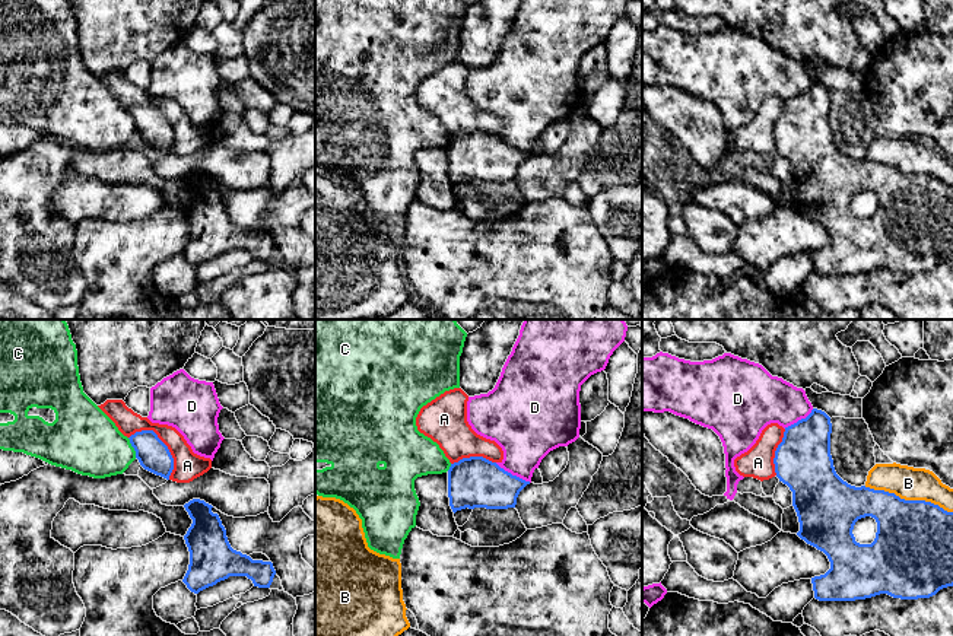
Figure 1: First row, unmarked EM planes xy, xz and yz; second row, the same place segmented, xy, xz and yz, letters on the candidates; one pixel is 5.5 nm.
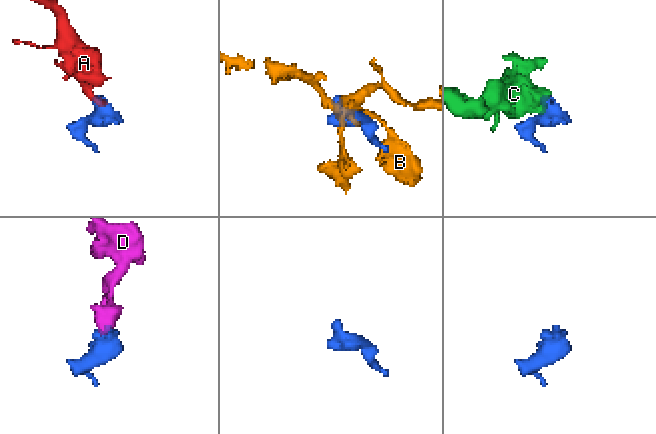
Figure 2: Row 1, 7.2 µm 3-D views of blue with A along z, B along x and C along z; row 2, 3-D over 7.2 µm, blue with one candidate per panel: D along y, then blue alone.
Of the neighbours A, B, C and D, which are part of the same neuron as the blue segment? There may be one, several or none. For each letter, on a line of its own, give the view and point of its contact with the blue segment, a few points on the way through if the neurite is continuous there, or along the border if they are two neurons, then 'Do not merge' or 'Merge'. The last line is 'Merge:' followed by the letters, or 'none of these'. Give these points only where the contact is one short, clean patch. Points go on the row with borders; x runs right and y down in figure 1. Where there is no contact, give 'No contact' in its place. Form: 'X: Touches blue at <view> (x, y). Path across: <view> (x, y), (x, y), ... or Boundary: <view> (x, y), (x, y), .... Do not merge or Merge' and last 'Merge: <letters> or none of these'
A: Touches blue at xy (165, 445). Do not merge
B: Touches blue at yz (908, 501). Do not merge
C: Touches blue at xy (133, 447). Boundary: xy (127, 438), (136, 457). Do not merge
D: Touches blue at xz (511, 474). Boundary: xz (495, 463), (530, 482). Do not merge
Merge: none of these

